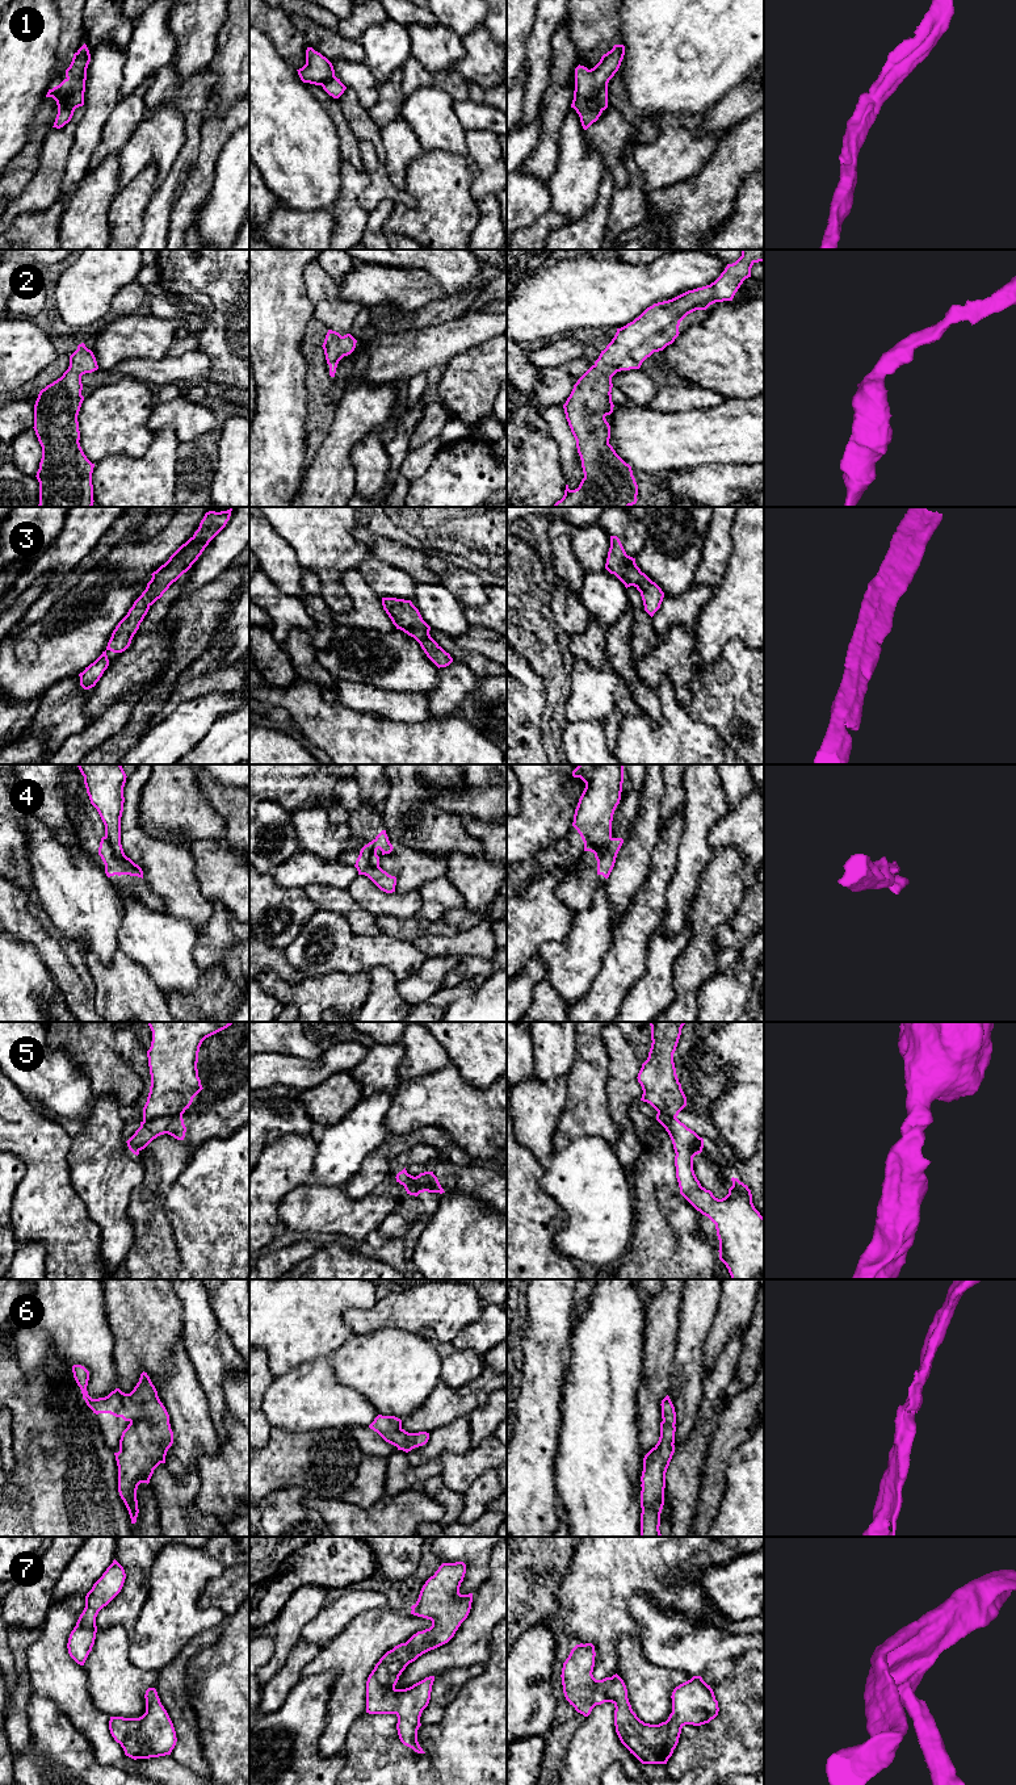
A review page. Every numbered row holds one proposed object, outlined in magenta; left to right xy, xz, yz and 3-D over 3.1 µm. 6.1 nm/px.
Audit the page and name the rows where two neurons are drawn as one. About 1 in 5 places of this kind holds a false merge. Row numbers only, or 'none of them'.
4, 5

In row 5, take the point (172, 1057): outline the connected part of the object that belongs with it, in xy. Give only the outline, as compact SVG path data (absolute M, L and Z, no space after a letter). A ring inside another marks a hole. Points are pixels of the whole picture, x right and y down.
M147 1022L152 1031L147 1051L151 1086L143 1120L182 1115L203 1089L198 1077L202 1042L235 1022Z

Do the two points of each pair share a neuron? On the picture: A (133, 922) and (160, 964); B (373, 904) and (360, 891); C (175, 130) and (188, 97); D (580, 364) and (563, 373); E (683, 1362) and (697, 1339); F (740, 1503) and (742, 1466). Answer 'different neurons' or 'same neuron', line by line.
A: same neuron
B: same neuron
C: different neurons
D: same neuron
E: same neuron
F: same neuron

